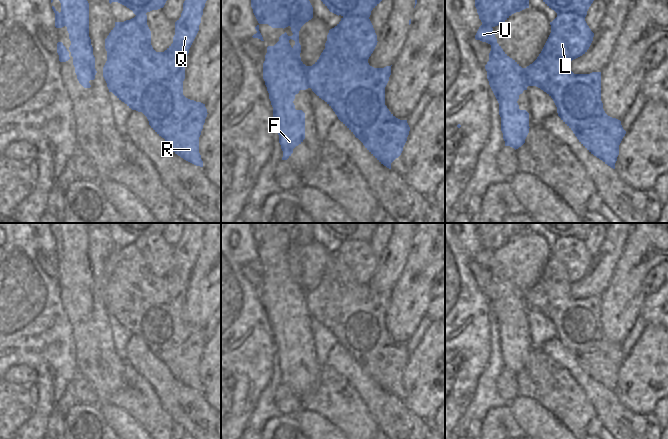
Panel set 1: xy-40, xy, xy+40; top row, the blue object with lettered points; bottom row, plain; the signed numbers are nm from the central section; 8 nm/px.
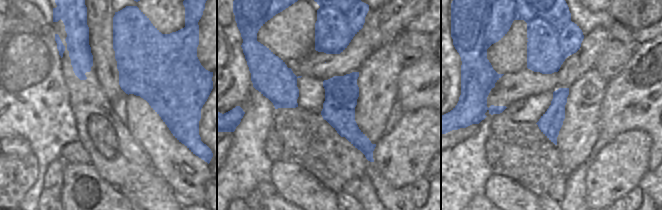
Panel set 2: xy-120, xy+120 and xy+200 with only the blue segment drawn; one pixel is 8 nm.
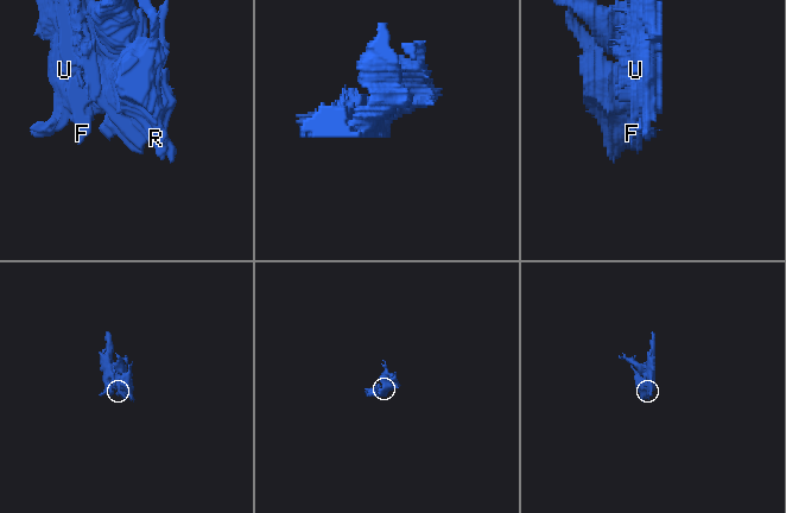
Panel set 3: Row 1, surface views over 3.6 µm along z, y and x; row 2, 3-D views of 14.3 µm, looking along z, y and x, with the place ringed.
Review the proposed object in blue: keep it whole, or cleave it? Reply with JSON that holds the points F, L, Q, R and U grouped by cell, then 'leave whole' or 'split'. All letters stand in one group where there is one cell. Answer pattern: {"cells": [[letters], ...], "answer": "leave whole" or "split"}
{"cells": [["F", "U"], ["L", "Q", "R"]], "answer": "split"}

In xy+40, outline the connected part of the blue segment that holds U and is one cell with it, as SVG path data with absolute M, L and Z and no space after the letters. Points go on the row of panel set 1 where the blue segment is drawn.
M475 0L482 25L475 39L491 45L489 61L485 65L489 85L499 103L501 131L505 146L515 150L525 143L529 133L529 113L520 110L519 95L529 83L522 68L497 43L493 28L505 22L512 14L529 8L529 0Z

